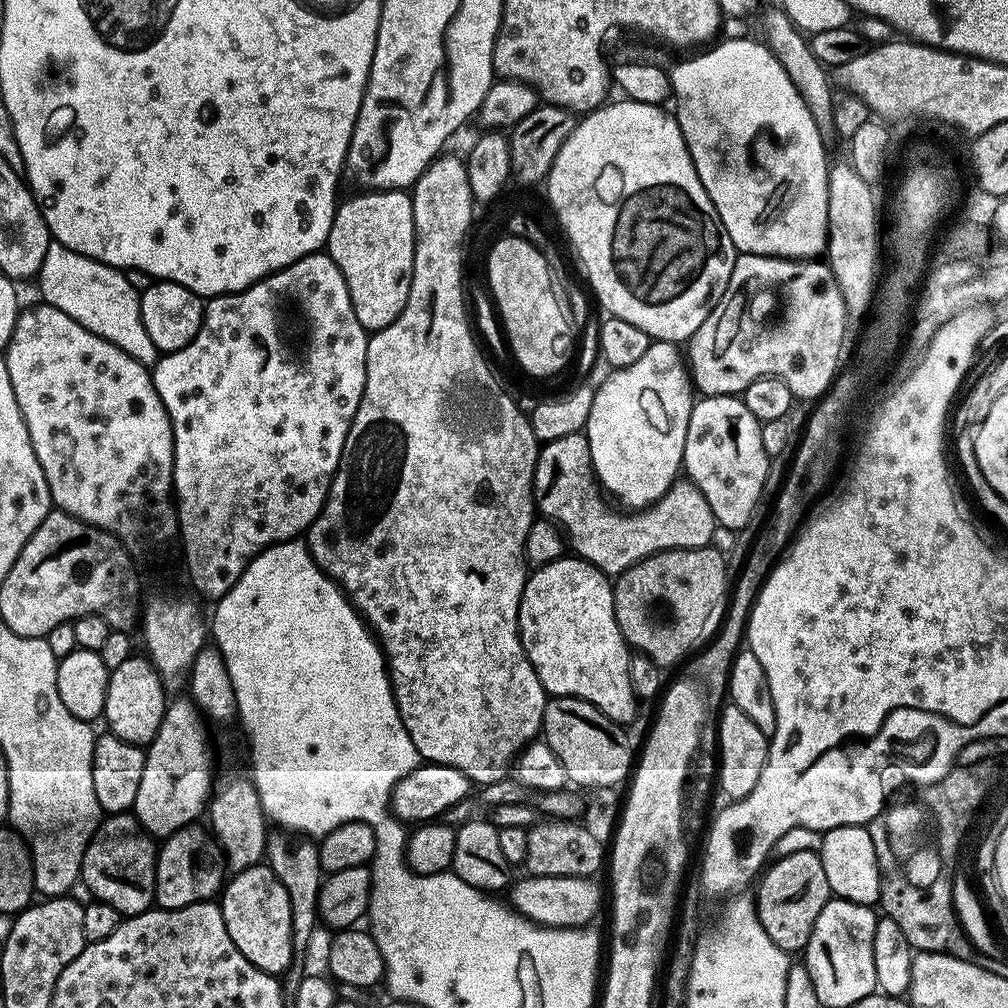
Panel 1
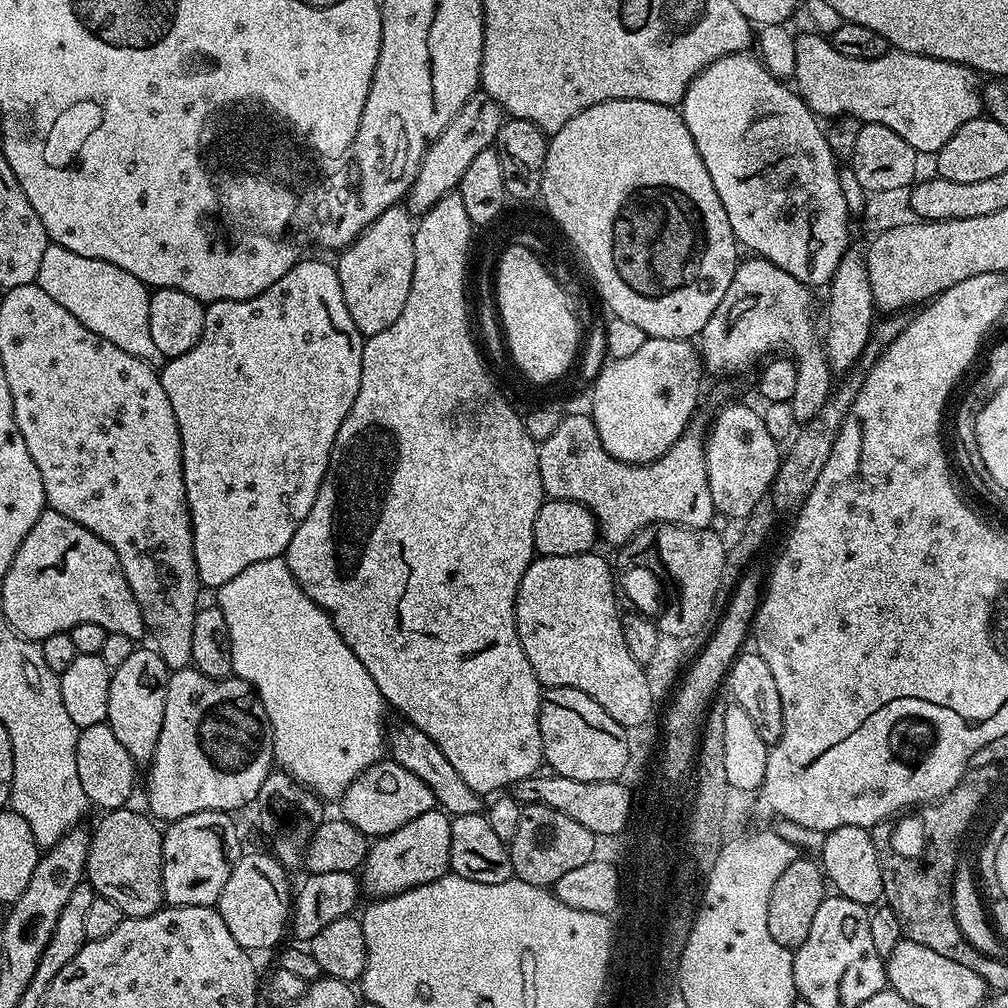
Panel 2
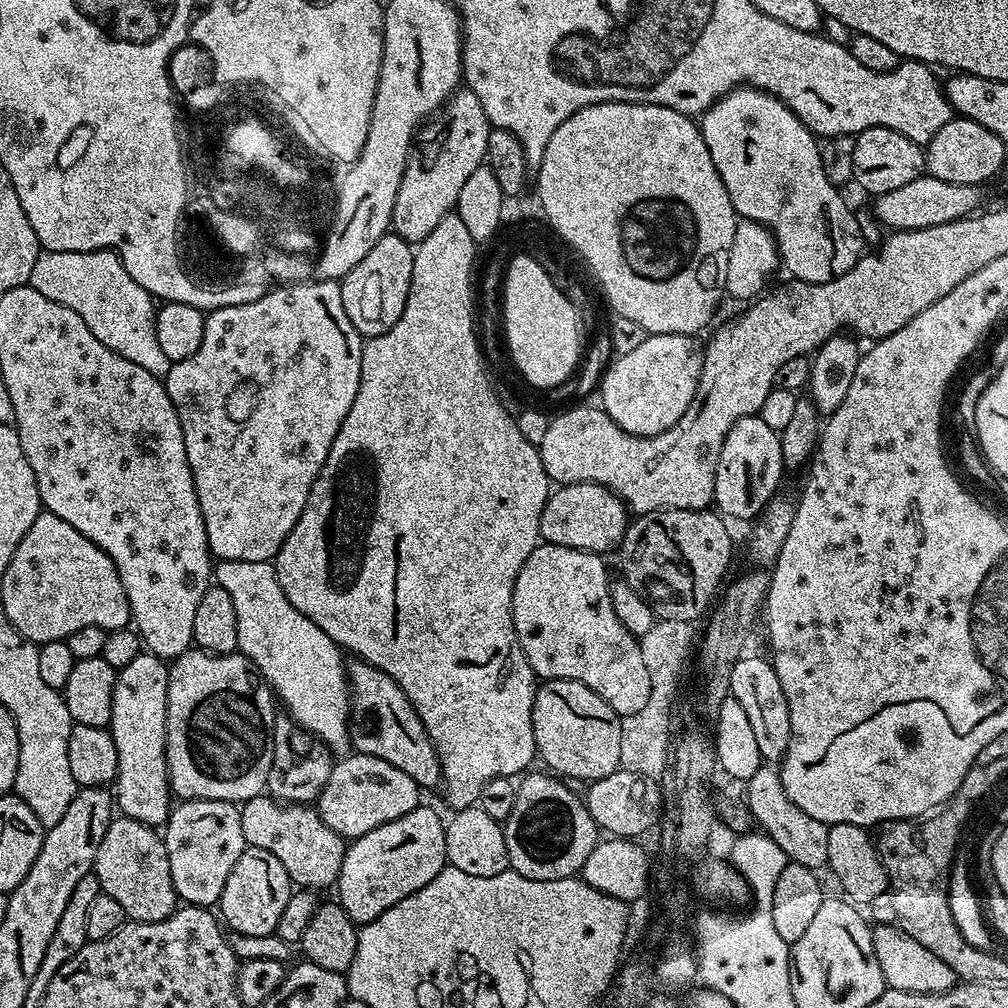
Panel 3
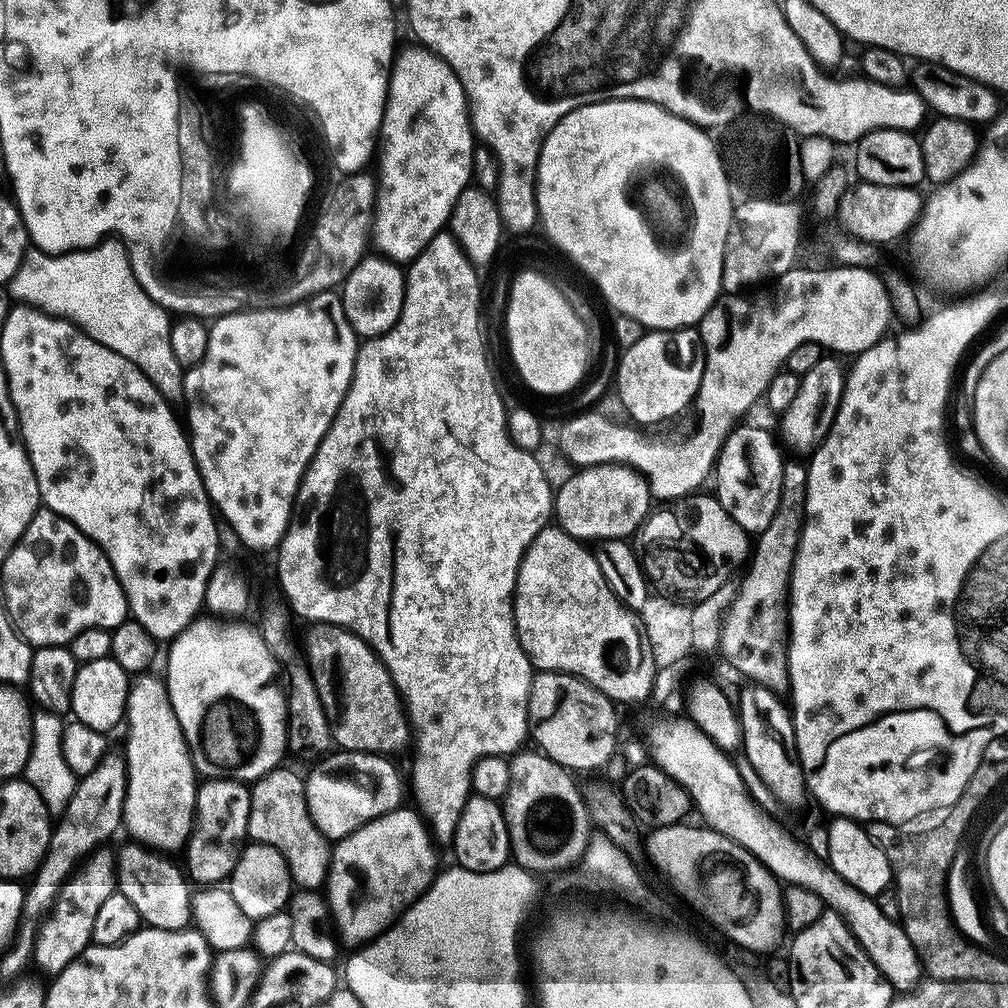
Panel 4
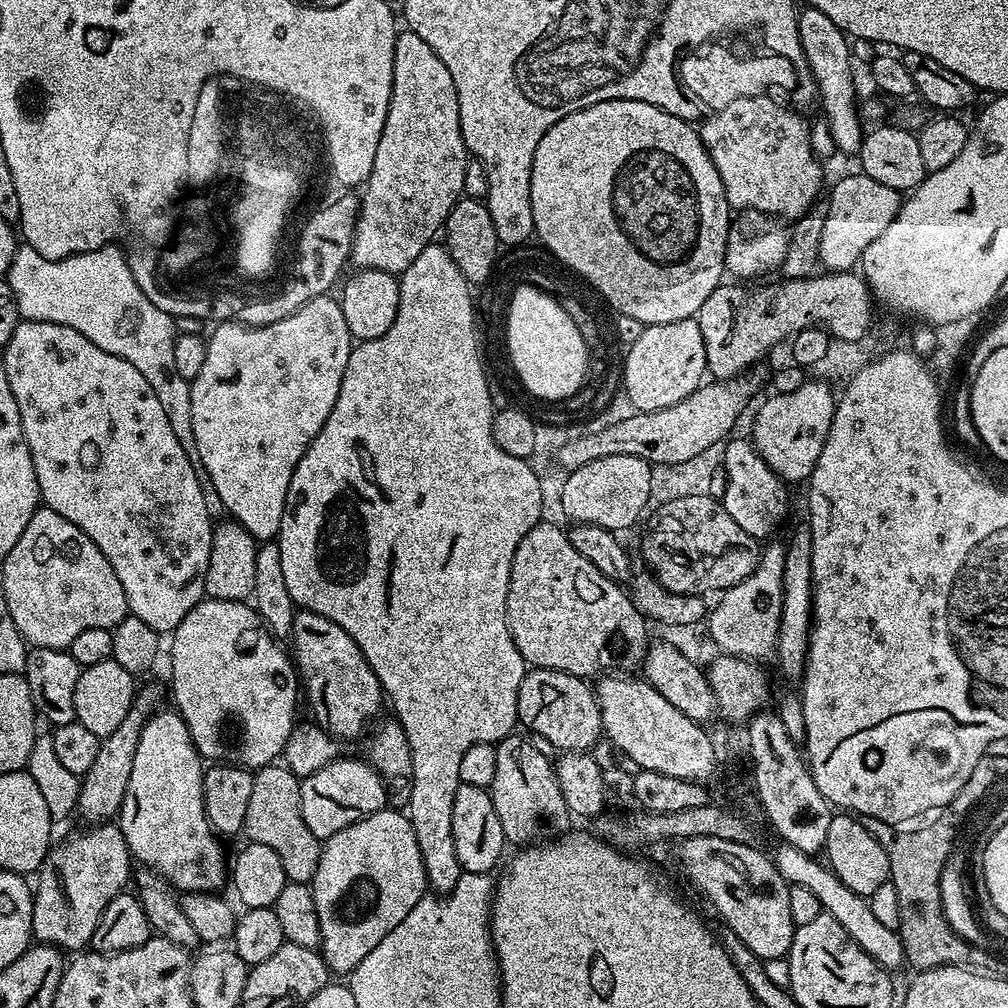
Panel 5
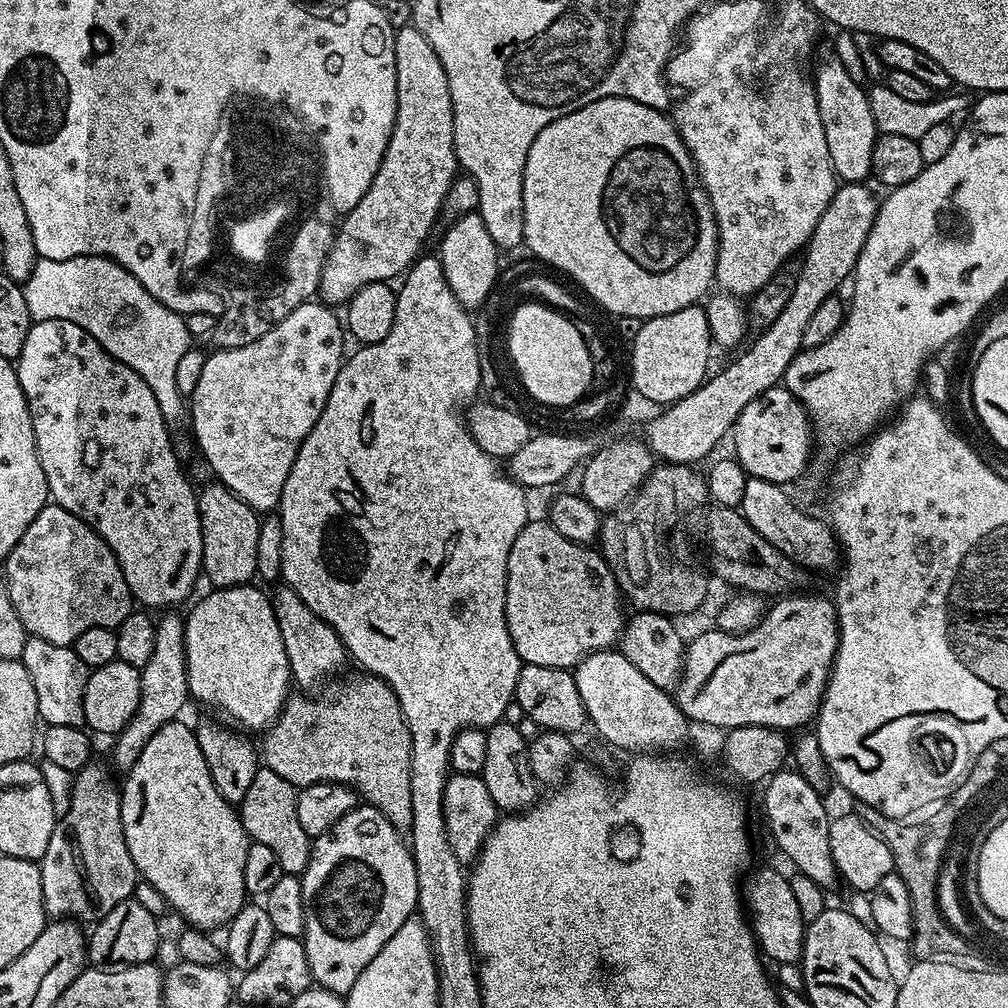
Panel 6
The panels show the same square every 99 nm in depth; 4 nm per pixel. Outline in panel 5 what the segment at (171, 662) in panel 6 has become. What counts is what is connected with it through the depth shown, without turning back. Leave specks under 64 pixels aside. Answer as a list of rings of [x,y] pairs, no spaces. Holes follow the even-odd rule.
[[[148,684],[139,689],[136,697],[132,699],[130,714],[122,718],[122,726],[114,730],[114,734],[103,737],[100,741],[98,755],[94,758],[94,763],[90,765],[90,770],[80,782],[80,797],[76,803],[76,812],[82,819],[88,820],[89,825],[96,826],[101,822],[108,822],[119,813],[126,786],[130,782],[130,770],[134,770],[134,750],[138,750],[138,738],[144,729],[144,723],[148,717],[157,711],[160,700],[160,692],[154,685]]]

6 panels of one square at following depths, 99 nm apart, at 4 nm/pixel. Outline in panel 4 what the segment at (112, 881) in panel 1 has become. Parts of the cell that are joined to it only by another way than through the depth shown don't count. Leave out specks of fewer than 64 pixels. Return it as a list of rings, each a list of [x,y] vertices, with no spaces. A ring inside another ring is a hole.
[[[127,842],[115,853],[116,886],[138,910],[141,921],[149,928],[178,930],[189,927],[192,920],[193,889],[185,869],[165,853],[139,842]]]

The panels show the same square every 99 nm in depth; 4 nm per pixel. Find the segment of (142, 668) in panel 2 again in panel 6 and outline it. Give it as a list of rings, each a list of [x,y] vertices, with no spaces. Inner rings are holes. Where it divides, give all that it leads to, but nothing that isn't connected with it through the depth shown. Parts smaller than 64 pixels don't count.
[[[173,722],[162,726],[158,730],[158,734],[154,734],[154,738],[150,738],[150,742],[146,742],[146,746],[142,750],[142,754],[138,754],[138,762],[134,762],[132,768],[127,769],[128,776],[122,780],[122,791],[120,793],[120,809],[122,810],[122,830],[126,838],[126,846],[130,850],[130,858],[134,858],[134,866],[142,880],[154,886],[162,894],[167,907],[173,912],[176,911],[182,919],[191,927],[201,930],[213,930],[219,926],[227,925],[233,916],[238,914],[238,910],[243,908],[246,903],[248,891],[246,890],[246,850],[249,846],[248,835],[240,821],[239,811],[233,805],[226,802],[226,798],[222,798],[222,794],[218,794],[218,786],[214,786],[214,778],[210,778],[210,770],[206,766],[206,758],[202,758],[202,750],[196,741],[196,733],[191,727],[180,724],[181,722]]]

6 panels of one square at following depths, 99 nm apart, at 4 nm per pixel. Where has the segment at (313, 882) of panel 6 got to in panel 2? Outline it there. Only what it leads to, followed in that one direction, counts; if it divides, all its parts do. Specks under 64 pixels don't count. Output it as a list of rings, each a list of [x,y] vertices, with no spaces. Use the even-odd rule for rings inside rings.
[[[433,810],[418,814],[414,822],[406,822],[406,826],[394,830],[389,836],[373,839],[362,869],[363,891],[373,892],[376,898],[397,896],[399,892],[429,884],[445,876],[449,871],[451,829],[448,812]]]

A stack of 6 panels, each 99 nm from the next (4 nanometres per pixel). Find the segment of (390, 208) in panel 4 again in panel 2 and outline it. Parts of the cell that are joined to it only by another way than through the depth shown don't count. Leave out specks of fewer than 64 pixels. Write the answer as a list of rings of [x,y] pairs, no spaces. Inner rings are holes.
[[[477,90],[458,110],[458,114],[442,130],[442,134],[435,142],[430,144],[424,152],[424,160],[420,164],[420,169],[416,175],[416,181],[410,189],[411,207],[417,213],[423,214],[443,198],[449,192],[459,189],[462,174],[474,162],[474,157],[482,154],[482,150],[493,147],[496,142],[498,130],[504,125],[506,113],[490,94],[483,90]]]

